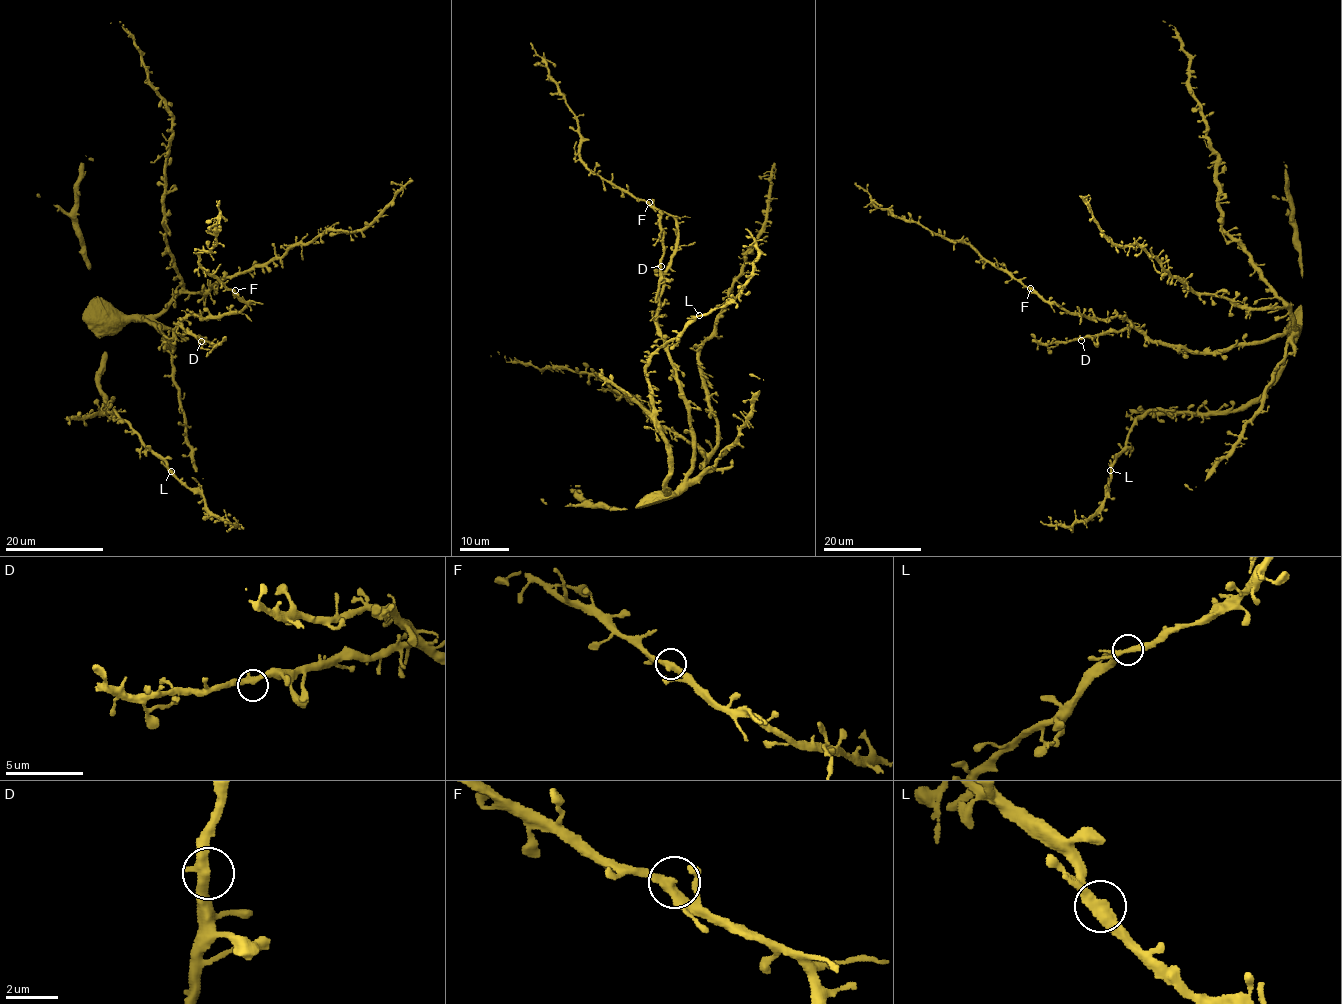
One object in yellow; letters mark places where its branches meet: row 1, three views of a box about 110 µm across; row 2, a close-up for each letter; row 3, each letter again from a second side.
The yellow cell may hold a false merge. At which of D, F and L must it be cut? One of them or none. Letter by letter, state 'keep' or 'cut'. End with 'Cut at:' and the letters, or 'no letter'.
D: keep
F: keep
L: keep
Cut at: no letter

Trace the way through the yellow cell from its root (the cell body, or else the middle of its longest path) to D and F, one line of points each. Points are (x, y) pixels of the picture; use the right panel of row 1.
D: (1245, 343), (1213, 352), (1192, 352), (1153, 343), (1134, 328), (1086, 335), (1081, 340)
F: (1245, 343), (1213, 352), (1193, 352), (1153, 343), (1124, 317), (1090, 319), (1073, 314), (1047, 302), (1030, 288)

